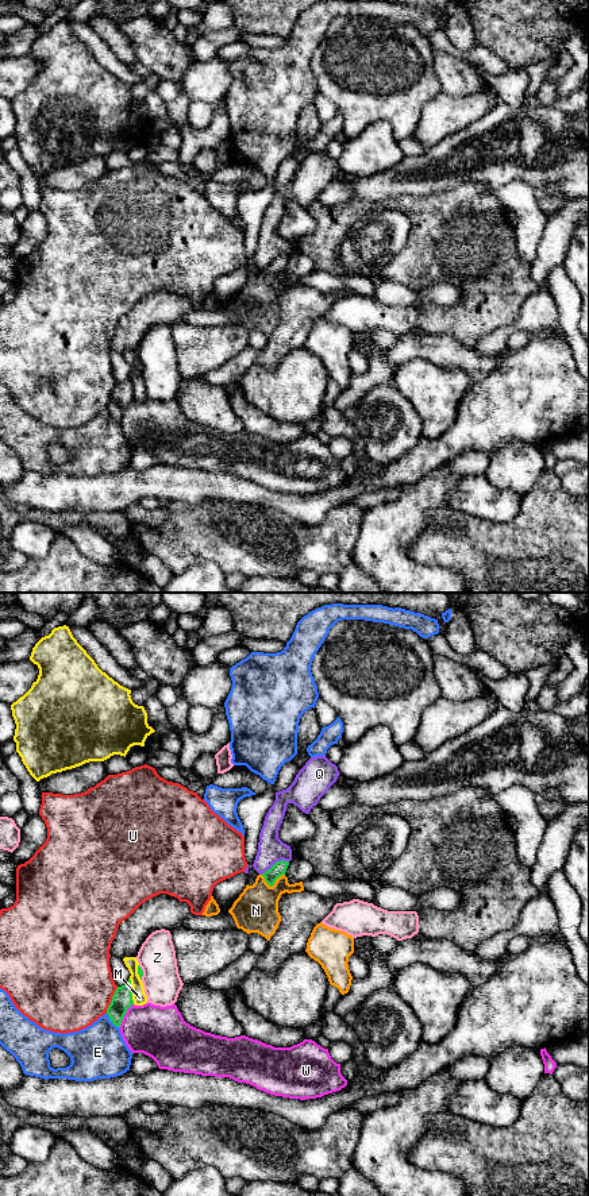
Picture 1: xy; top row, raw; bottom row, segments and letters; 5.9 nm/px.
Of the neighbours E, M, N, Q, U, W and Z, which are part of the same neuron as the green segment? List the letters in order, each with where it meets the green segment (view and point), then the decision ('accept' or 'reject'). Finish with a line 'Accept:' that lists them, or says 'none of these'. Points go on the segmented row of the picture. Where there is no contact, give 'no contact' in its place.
E: xy (111, 1021) | reject
M: xy (131, 991) | reject
N: xy (272, 886) | reject
Q: xy (276, 863) | reject
U: xy (111, 1000) | reject
W: xy (124, 1014) | reject
Z: xy (142, 972) | reject
Accept: none of these

